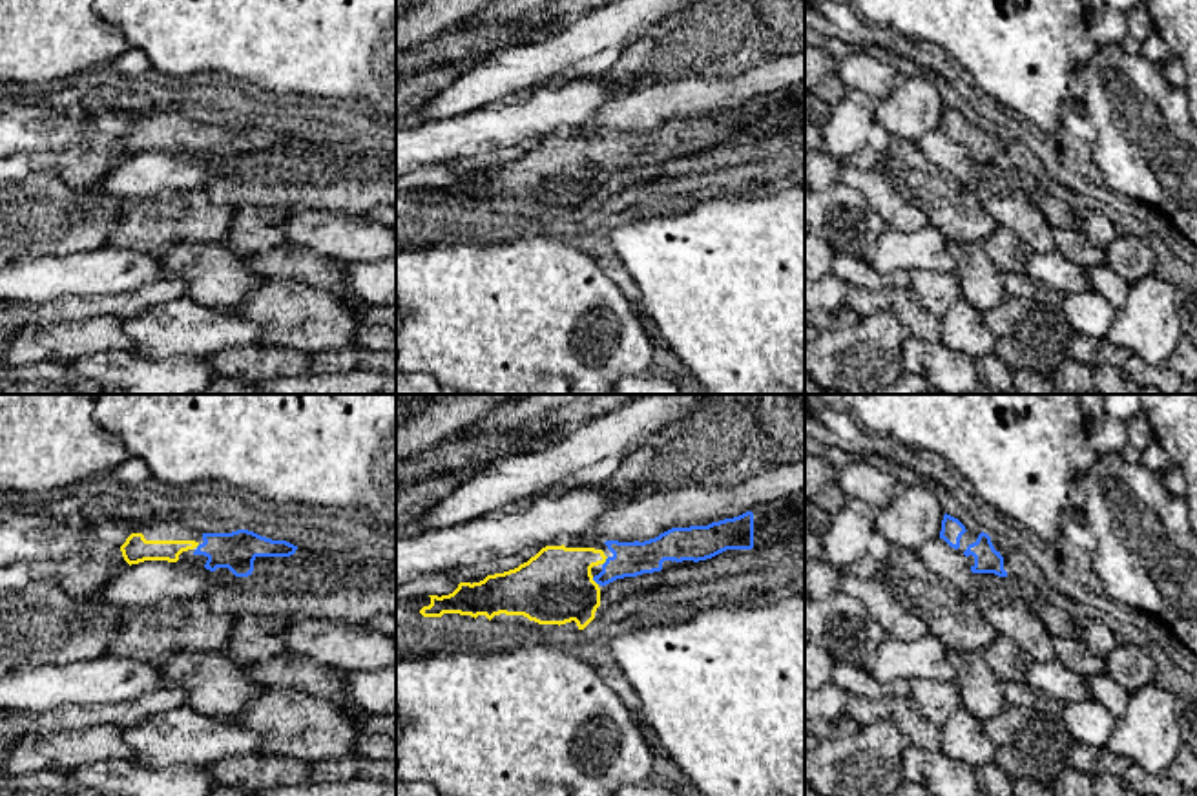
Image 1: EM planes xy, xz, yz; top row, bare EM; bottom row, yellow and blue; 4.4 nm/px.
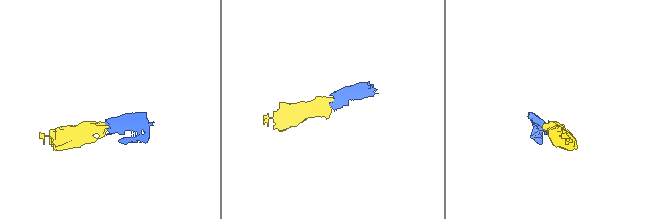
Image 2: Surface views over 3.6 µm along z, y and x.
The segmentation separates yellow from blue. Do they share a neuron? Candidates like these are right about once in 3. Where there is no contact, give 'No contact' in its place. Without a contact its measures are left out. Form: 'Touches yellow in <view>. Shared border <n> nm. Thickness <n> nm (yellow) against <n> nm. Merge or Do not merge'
Touches yellow in xz. Shared border 50 nm. Thickness 340 nm (yellow) against 160 nm. Merge

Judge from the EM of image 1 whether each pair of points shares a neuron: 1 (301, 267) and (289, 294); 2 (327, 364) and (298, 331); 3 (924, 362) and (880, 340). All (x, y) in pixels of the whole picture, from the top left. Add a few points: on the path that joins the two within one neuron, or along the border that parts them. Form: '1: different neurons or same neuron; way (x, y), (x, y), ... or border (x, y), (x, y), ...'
1: different neurons; border (263, 278), (298, 280), (336, 293)
2: different neurons; border (351, 344), (314, 355)
3: different neurons; border (907, 335), (902, 345), (904, 369)

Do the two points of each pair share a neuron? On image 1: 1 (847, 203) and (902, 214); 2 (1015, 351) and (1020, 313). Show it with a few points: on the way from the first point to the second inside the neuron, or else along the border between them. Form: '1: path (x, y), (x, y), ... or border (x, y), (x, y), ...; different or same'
1: border (840, 181), (854, 187), (885, 225); different
2: path (1020, 342), (1020, 322); same

